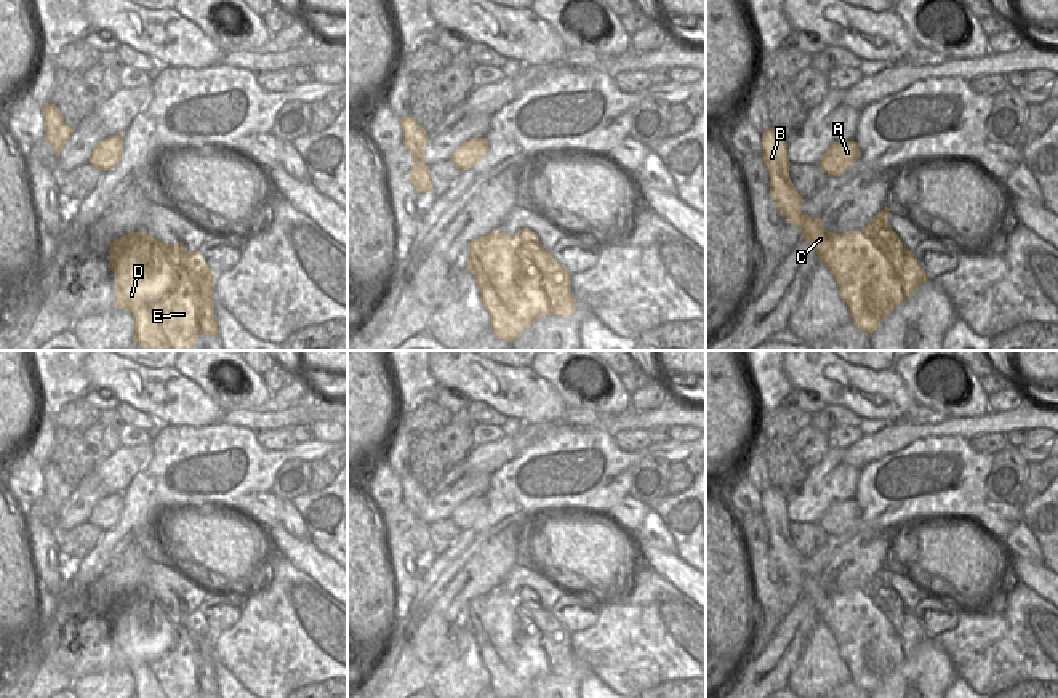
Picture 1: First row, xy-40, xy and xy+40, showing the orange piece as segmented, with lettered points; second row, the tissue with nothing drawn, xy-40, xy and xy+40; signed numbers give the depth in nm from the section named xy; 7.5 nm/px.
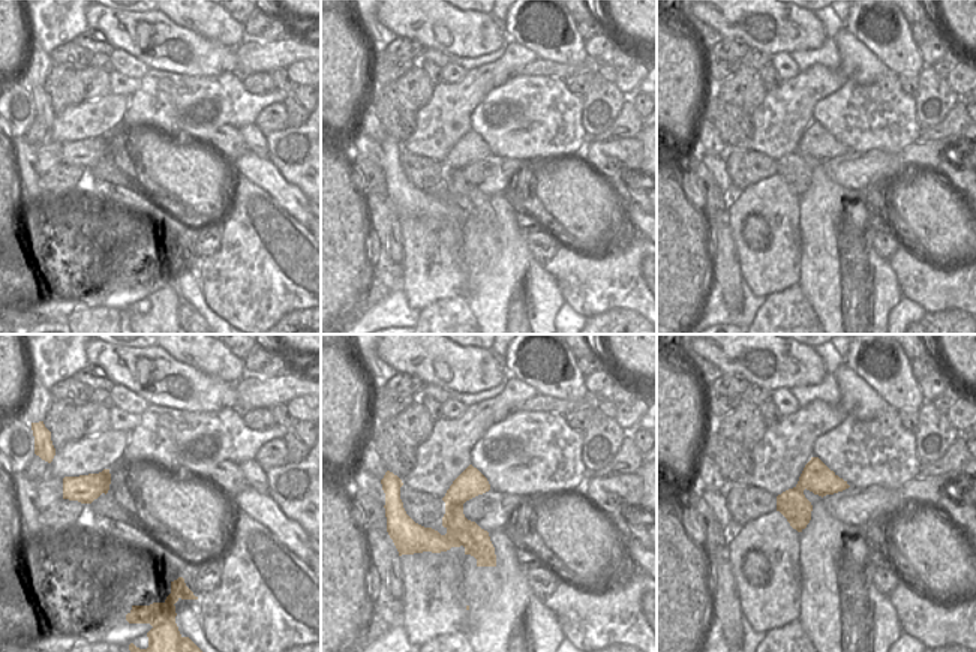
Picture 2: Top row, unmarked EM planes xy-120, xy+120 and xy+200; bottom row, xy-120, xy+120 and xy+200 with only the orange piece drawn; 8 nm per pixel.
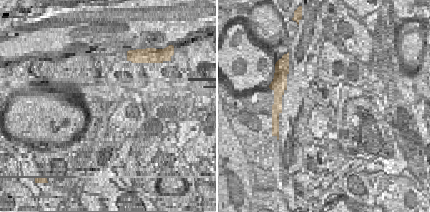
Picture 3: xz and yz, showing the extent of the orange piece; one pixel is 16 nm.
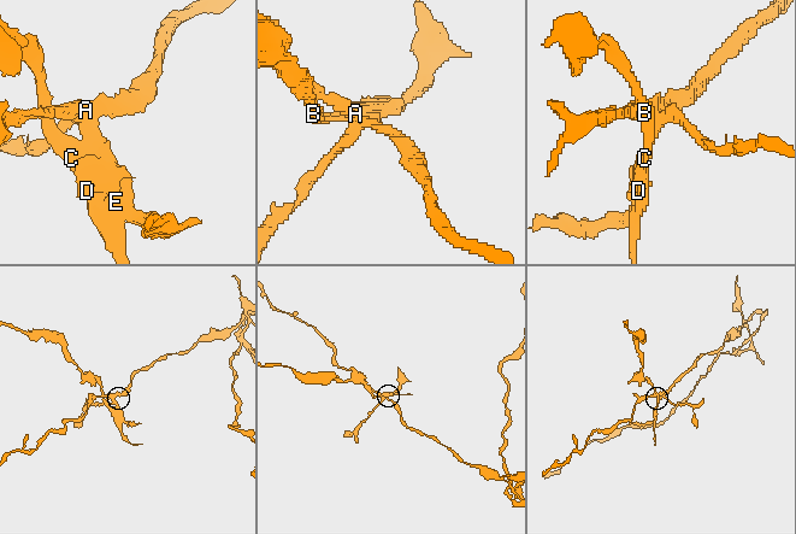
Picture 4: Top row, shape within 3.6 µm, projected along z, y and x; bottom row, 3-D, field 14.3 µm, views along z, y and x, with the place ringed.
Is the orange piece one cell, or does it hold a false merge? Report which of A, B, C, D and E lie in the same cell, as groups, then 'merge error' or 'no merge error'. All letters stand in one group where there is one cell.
groups A / B C D E; merge error

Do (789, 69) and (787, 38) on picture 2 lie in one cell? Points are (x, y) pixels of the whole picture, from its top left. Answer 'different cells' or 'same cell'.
different cells

